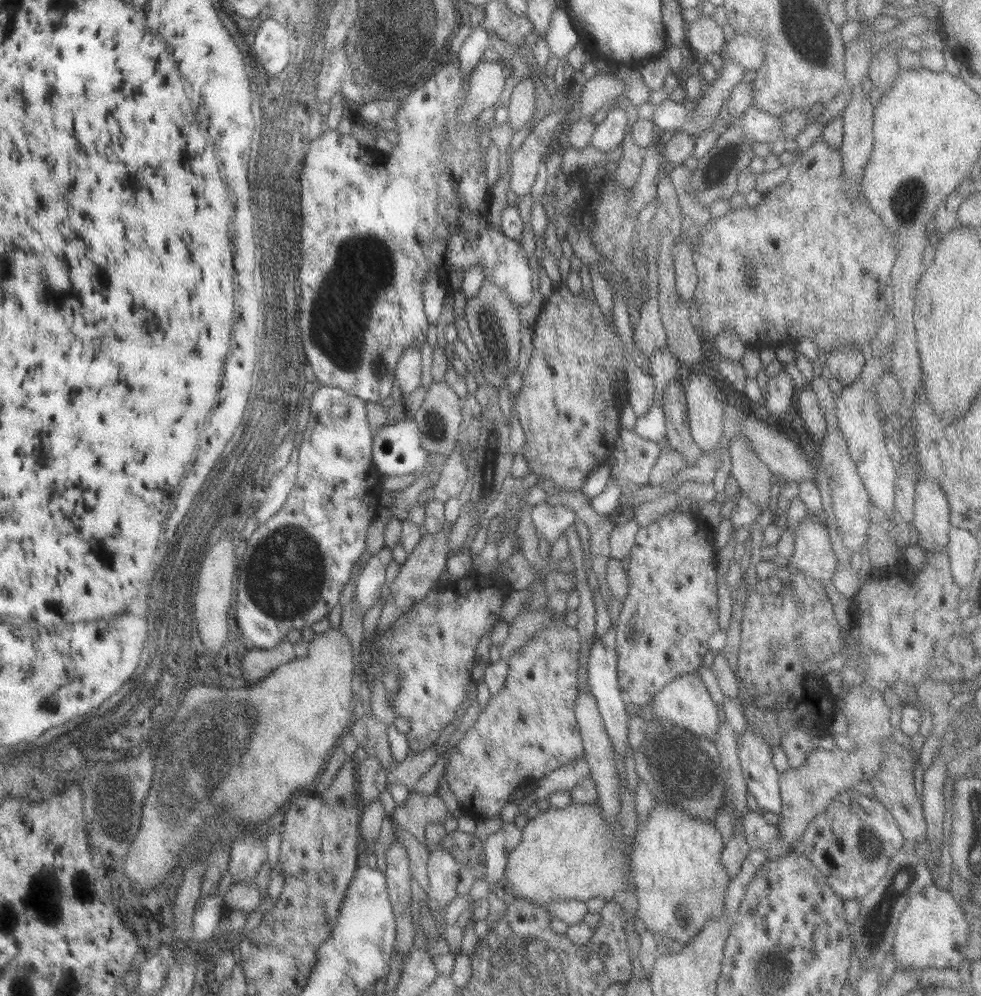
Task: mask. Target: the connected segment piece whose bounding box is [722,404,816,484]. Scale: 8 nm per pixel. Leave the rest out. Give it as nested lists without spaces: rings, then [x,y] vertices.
[[[726,406],[723,408],[723,440],[729,440],[731,437],[735,435],[741,435],[747,443],[749,443],[749,447],[751,447],[751,451],[756,454],[756,456],[766,464],[766,468],[770,472],[770,474],[775,477],[782,478],[788,483],[799,483],[802,481],[811,481],[813,482],[813,476],[816,478],[815,472],[813,472],[813,466],[807,457],[804,457],[803,452],[801,451],[801,447],[797,446],[795,442],[791,442],[789,438],[785,438],[785,436],[781,436],[779,432],[775,432],[775,430],[771,430],[771,428],[767,428],[765,423],[759,422],[759,420],[755,420],[755,418],[747,418],[745,414],[741,414],[739,412],[739,408],[731,408],[731,406]]]

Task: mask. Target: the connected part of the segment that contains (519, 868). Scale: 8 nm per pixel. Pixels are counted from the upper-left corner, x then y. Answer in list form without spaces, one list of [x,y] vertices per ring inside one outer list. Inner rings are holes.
[[[597,802],[591,804],[585,803],[573,803],[563,806],[563,808],[554,808],[547,807],[542,811],[538,811],[537,815],[534,818],[528,819],[527,823],[523,825],[523,828],[520,828],[521,836],[520,841],[509,851],[507,855],[507,862],[504,868],[504,876],[507,879],[507,882],[510,884],[511,894],[509,898],[523,899],[524,901],[529,901],[533,905],[537,905],[541,908],[547,907],[547,903],[551,903],[553,899],[573,899],[577,901],[585,902],[589,898],[605,898],[612,899],[619,892],[625,892],[627,886],[631,886],[633,890],[636,891],[637,904],[636,904],[636,918],[639,918],[645,926],[645,930],[655,933],[659,939],[663,939],[664,943],[668,941],[677,940],[681,944],[686,944],[690,942],[693,938],[696,937],[697,933],[703,927],[703,923],[707,919],[717,919],[723,911],[723,898],[726,893],[727,883],[730,881],[730,878],[727,876],[725,869],[720,863],[720,854],[722,851],[722,840],[719,832],[715,830],[712,823],[707,821],[701,821],[699,819],[693,819],[691,815],[687,812],[683,812],[683,809],[677,807],[673,803],[659,803],[653,802],[651,811],[647,814],[647,818],[644,821],[637,821],[635,827],[635,837],[633,838],[633,843],[629,847],[629,852],[624,853],[627,850],[625,842],[623,842],[623,834],[621,833],[621,827],[619,823],[615,825],[607,825],[603,815],[601,815],[601,809]]]

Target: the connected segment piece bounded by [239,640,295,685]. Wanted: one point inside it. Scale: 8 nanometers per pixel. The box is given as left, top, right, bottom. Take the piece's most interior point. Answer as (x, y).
(254, 664)

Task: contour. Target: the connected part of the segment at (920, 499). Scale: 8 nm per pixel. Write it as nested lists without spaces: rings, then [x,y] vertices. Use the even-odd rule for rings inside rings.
[[[916,477],[912,527],[919,535],[917,544],[925,552],[946,548],[950,530],[949,508],[944,493],[931,480]]]

